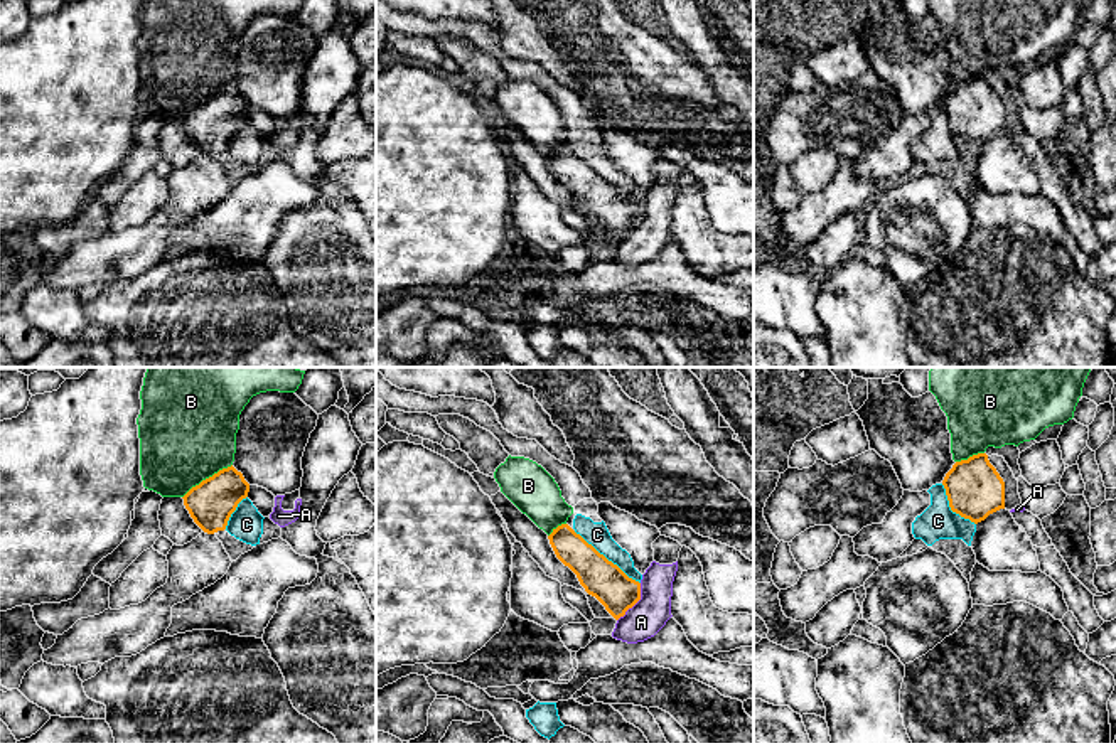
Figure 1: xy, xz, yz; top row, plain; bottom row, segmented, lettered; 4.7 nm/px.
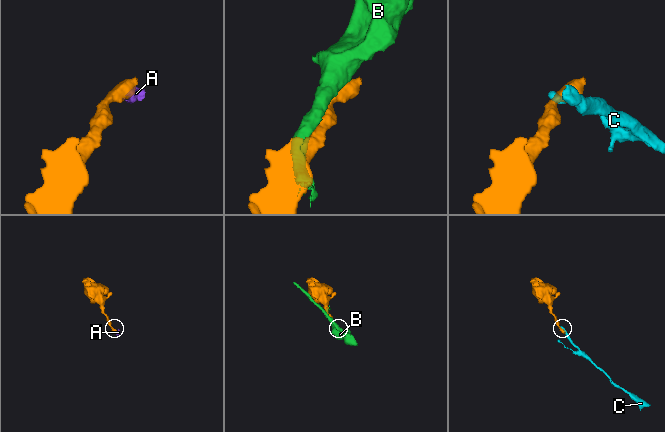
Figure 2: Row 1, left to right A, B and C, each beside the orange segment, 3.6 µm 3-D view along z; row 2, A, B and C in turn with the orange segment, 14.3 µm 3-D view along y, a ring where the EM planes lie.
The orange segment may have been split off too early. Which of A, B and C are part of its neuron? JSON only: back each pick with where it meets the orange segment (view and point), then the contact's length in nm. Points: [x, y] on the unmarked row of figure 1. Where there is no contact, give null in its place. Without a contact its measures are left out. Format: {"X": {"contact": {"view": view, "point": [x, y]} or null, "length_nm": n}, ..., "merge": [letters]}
{"merge": []}

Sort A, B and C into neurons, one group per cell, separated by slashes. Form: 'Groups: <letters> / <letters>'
Groups: A / B / C

